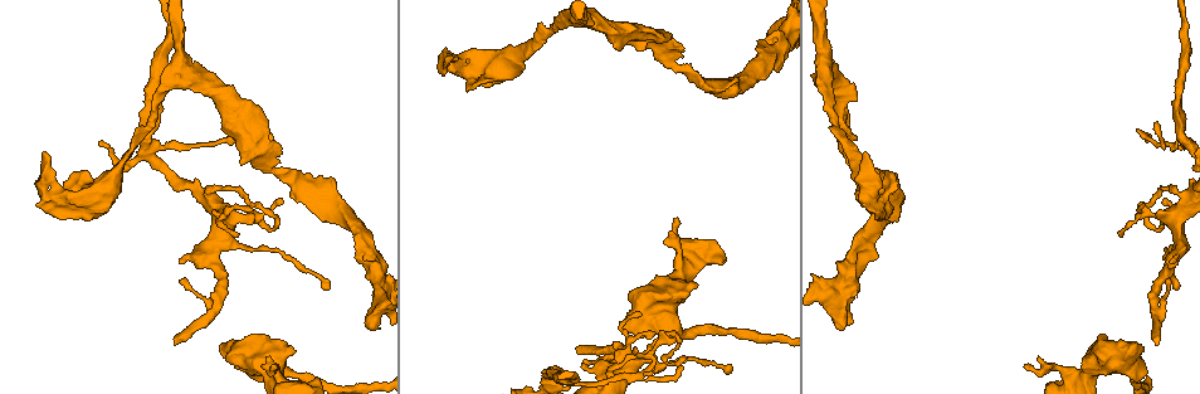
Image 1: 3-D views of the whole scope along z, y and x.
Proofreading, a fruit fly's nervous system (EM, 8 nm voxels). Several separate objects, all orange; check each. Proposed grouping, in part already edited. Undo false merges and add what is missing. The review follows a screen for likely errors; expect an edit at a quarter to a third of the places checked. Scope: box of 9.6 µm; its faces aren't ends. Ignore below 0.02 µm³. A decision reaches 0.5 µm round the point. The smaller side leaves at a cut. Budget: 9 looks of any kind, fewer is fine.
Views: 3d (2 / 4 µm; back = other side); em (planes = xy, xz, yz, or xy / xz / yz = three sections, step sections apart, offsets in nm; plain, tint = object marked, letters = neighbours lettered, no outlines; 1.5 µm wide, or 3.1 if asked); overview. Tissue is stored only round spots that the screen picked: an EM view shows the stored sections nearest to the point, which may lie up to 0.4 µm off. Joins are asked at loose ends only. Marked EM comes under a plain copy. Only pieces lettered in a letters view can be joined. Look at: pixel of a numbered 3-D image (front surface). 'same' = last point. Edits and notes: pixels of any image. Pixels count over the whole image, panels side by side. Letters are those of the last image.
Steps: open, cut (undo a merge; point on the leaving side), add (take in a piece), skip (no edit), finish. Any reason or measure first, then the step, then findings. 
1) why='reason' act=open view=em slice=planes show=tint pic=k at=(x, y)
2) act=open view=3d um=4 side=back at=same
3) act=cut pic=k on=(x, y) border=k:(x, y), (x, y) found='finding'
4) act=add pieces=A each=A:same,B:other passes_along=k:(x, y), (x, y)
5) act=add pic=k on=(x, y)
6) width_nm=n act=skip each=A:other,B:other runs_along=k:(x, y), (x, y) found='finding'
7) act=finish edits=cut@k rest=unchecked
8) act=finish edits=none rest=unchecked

why='branch stops here' act=open view=em slice=planes show=letters pic=1 at=(275, 366)

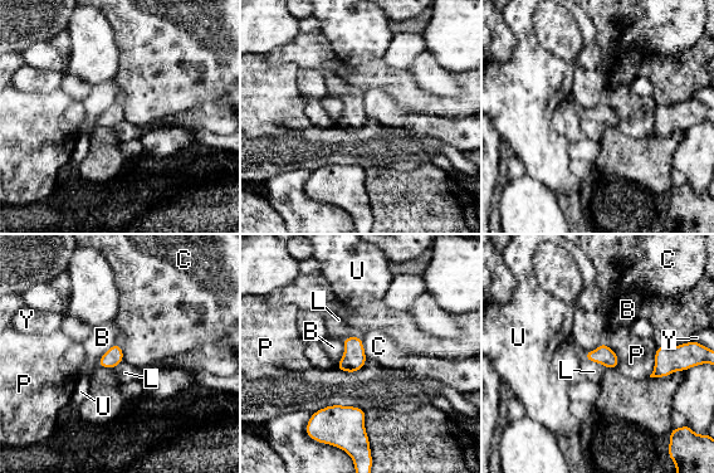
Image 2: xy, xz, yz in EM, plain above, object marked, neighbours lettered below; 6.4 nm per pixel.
act=skip each=B:other,C:other,L:other,P:other,U:other,Y:other border=2:(361, 339), (363, 354), (367, 359) found='no lettered piece goes on from it'

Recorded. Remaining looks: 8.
why='free end' act=open view=em slice=planes show=letters pic=1 at=(181, 263)

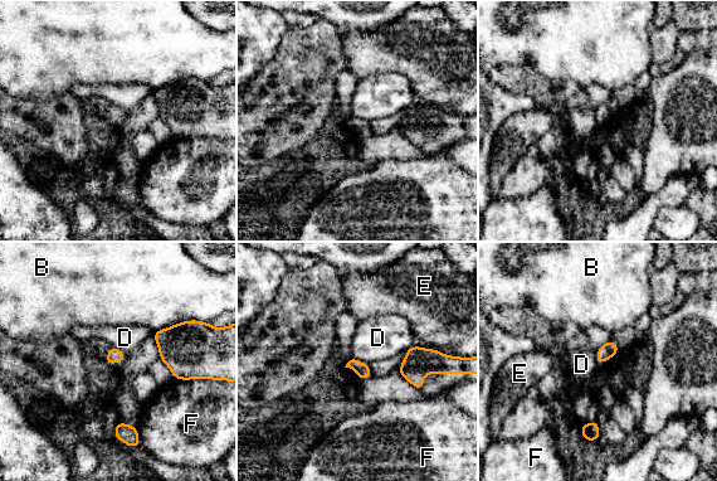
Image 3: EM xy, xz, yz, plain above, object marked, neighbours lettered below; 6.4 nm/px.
act=skip each=B:other,D:other,E:other,F:other found='no lettered piece goes on from it'

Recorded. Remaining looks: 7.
why='touches itself' act=open view=3d um=4 pic=1 at=(1156, 198)

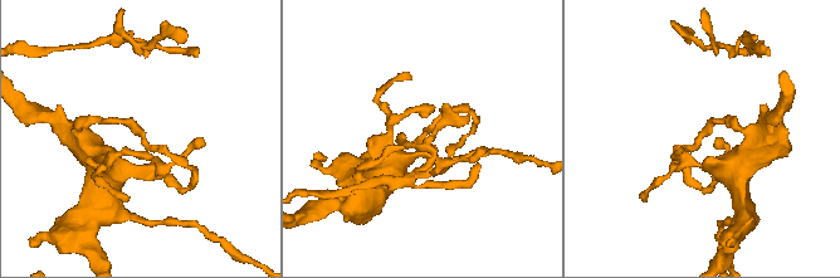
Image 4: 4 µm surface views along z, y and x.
act=open view=em slice=planes show=letters pic=4 at=(143, 134)

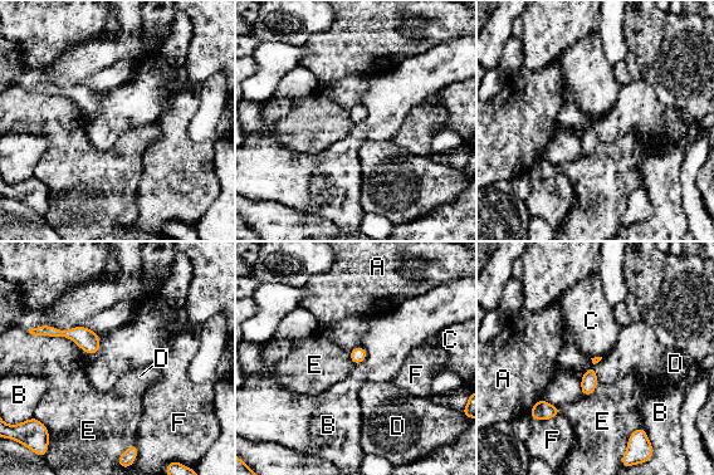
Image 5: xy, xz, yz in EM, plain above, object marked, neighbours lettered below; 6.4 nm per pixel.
longest_contact=E:300nm act=skip each=A:other,B:other,C:other,D:other,E:other,F:other border=5:(602, 357), (581, 378) found='all the same cell'

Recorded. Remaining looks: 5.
why='an open end' act=open view=3d um=2 side=back pic=1 at=(444, 60)

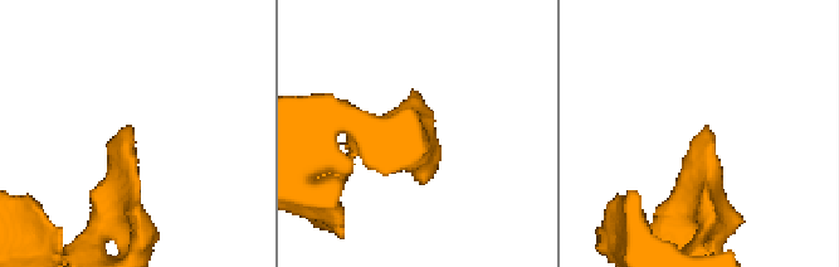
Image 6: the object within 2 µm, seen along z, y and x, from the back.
act=open view=em slice=xy step=4 show=letters pic=6 at=(707, 128)

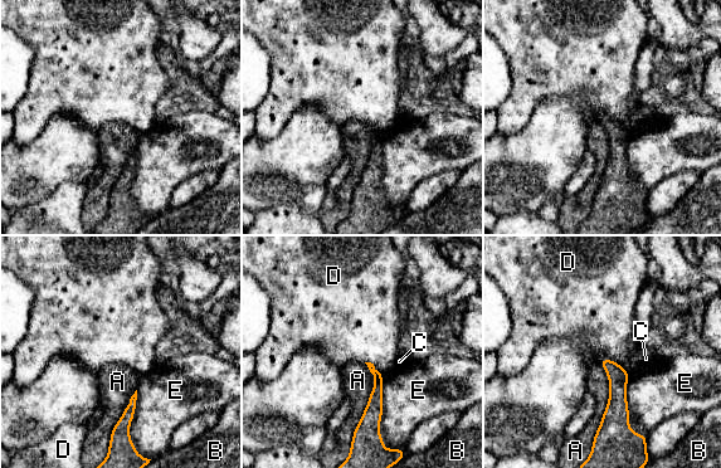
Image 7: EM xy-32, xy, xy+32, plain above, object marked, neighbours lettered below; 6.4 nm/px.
act=open view=em slice=planes show=letters at=same

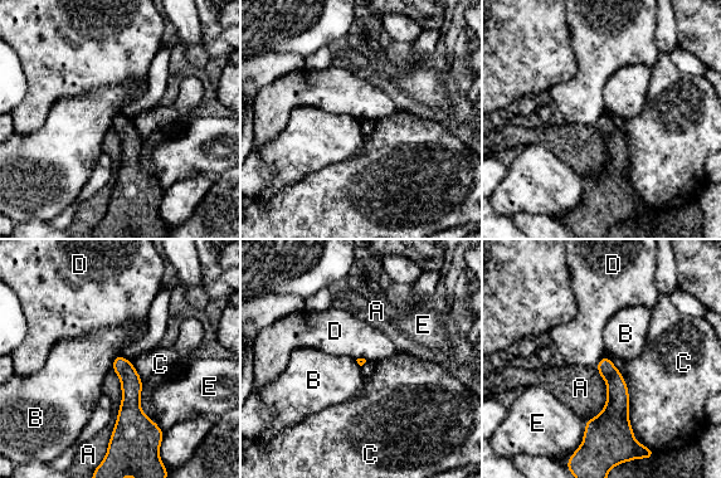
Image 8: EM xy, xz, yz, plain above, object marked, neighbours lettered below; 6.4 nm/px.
act=skip each=A:other,B:other,C:other,D:other,E:other runs_along=8:(118, 359), (130, 379), (126, 435) found='no lettered piece goes on from it'

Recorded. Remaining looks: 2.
act=finish edits=none rest=unchecked

